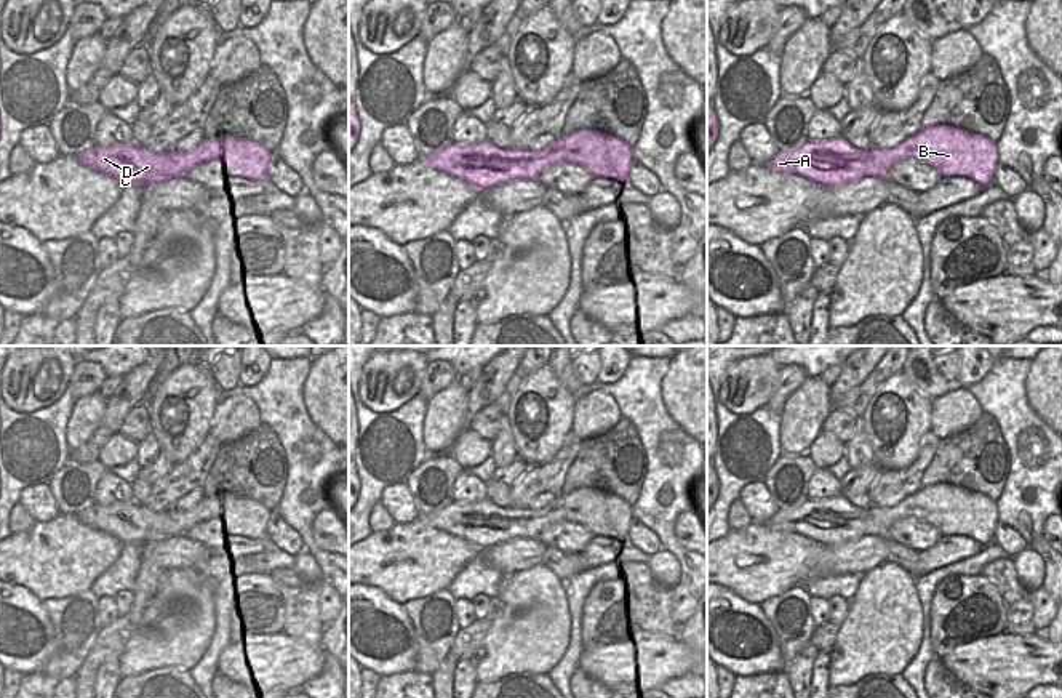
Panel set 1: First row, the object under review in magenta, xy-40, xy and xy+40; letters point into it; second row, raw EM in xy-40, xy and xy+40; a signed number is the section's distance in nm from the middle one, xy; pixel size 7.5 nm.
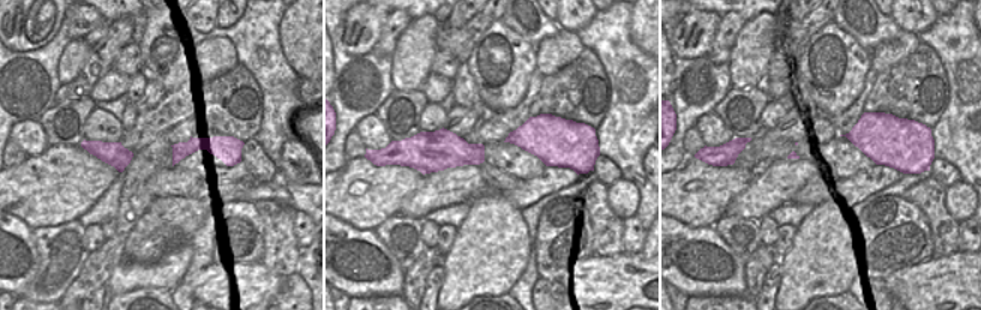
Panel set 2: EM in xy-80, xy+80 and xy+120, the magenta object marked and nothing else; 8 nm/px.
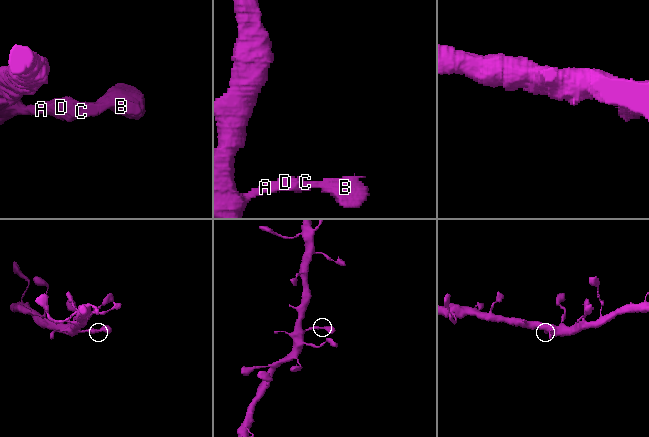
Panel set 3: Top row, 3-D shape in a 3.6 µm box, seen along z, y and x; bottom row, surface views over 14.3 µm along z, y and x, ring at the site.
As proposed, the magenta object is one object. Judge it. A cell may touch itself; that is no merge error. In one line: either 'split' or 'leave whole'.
leave whole

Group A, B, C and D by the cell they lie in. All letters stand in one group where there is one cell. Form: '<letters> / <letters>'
A B C D

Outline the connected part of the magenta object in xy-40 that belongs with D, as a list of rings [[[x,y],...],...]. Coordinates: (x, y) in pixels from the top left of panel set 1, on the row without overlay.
[[[203,496],[202,503],[189,511],[154,512],[133,501],[109,507],[94,504],[75,514],[75,517],[94,530],[112,535],[122,544],[144,544],[170,536],[186,536],[189,528],[205,520],[227,522],[240,536],[264,540],[267,538],[270,511],[246,496]]]

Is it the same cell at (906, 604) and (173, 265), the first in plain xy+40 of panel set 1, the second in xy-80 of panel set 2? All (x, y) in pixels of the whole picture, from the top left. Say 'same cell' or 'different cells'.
same cell

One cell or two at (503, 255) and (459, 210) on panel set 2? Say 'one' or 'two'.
two

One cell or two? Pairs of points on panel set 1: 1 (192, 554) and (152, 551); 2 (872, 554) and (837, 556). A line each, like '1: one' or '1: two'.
1: one
2: one

